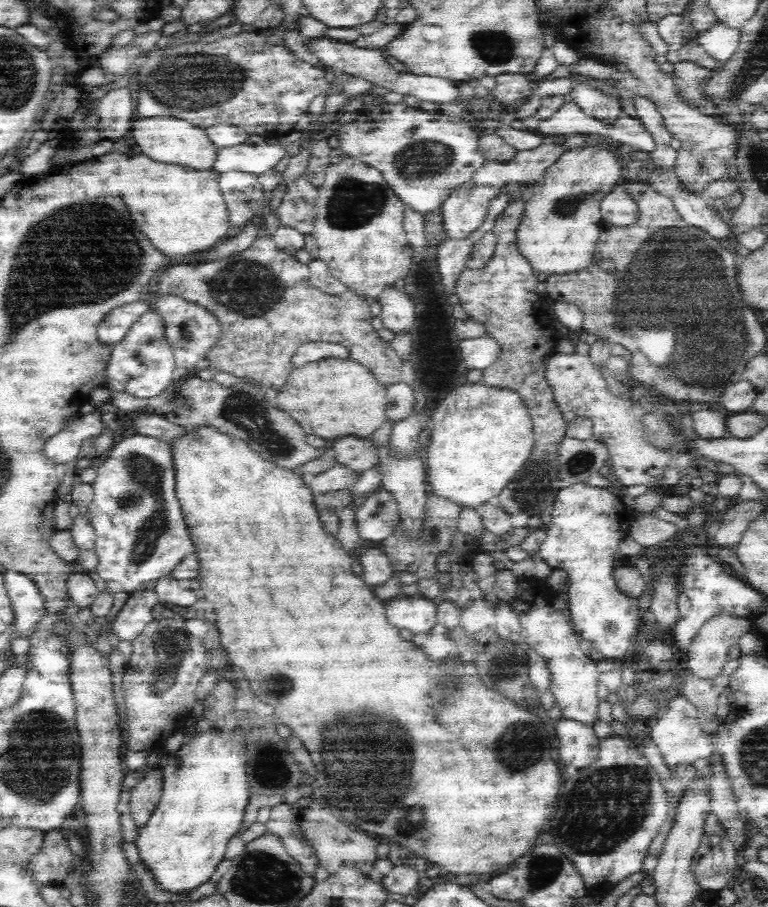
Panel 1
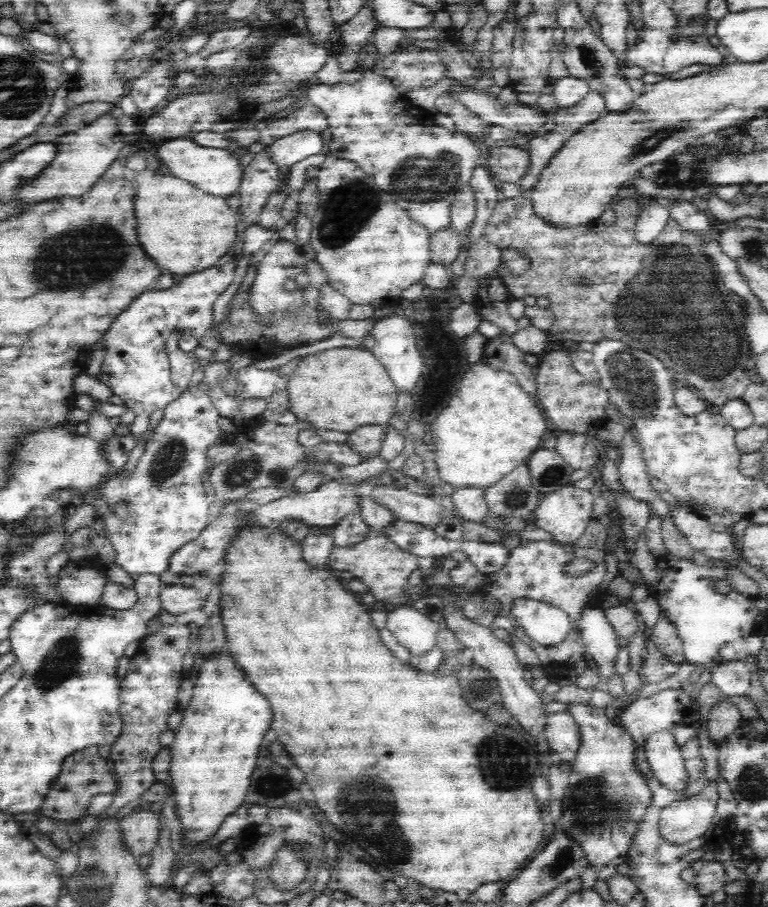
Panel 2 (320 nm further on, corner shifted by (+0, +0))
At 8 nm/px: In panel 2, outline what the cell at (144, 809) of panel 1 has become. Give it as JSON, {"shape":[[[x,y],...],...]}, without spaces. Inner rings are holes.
{"shape":[[[158,812],[130,813],[119,823],[123,840],[133,858],[138,862],[142,856],[151,854],[157,844],[161,814]]]}

